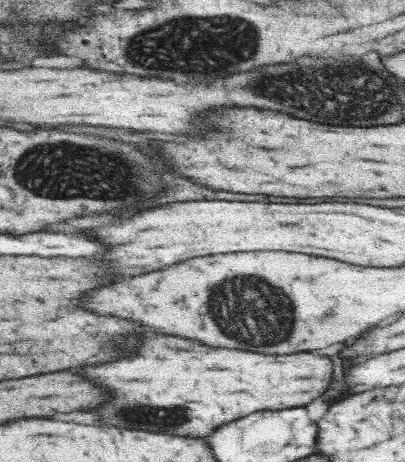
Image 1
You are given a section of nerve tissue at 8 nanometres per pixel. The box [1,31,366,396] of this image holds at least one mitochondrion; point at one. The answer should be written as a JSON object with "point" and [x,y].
{"point":[59,169]}

